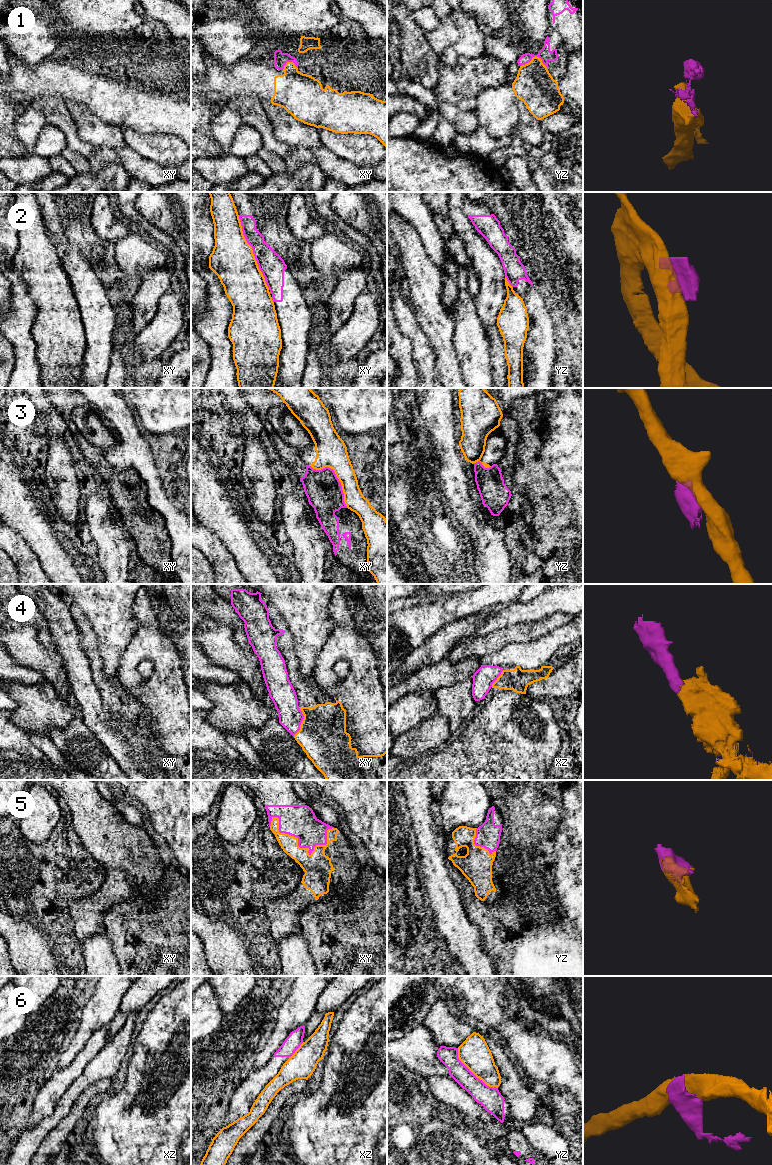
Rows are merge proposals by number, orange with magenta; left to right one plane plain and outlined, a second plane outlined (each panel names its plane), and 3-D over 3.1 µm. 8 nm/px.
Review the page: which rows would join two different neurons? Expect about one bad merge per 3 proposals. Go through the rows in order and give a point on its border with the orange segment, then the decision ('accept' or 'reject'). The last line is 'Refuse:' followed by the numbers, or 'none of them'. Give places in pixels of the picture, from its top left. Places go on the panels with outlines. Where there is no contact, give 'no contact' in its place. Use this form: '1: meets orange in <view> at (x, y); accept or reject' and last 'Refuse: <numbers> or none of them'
1: meets orange in yz at (534, 57); reject
2: meets orange in xy at (252, 252); reject
3: meets orange in xy at (336, 475); reject
4: meets orange in xy at (302, 721); accept
5: meets orange in xy at (302, 848); accept
6: meets orange in yz at (473, 1073); reject
Refuse: 1, 2, 3, 6

